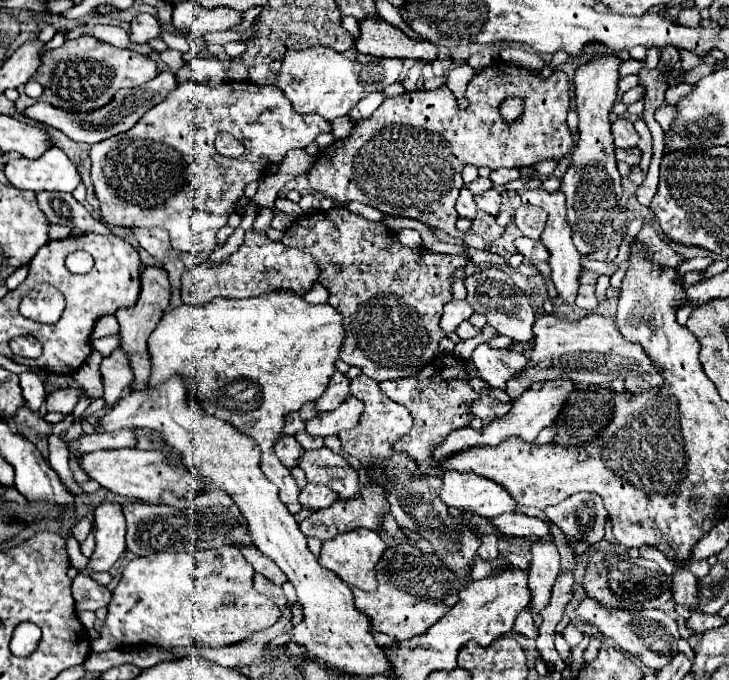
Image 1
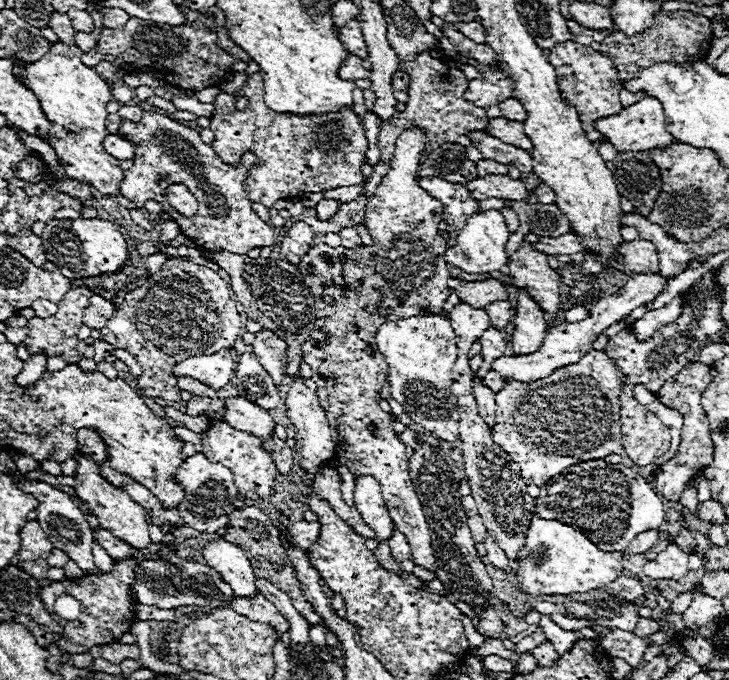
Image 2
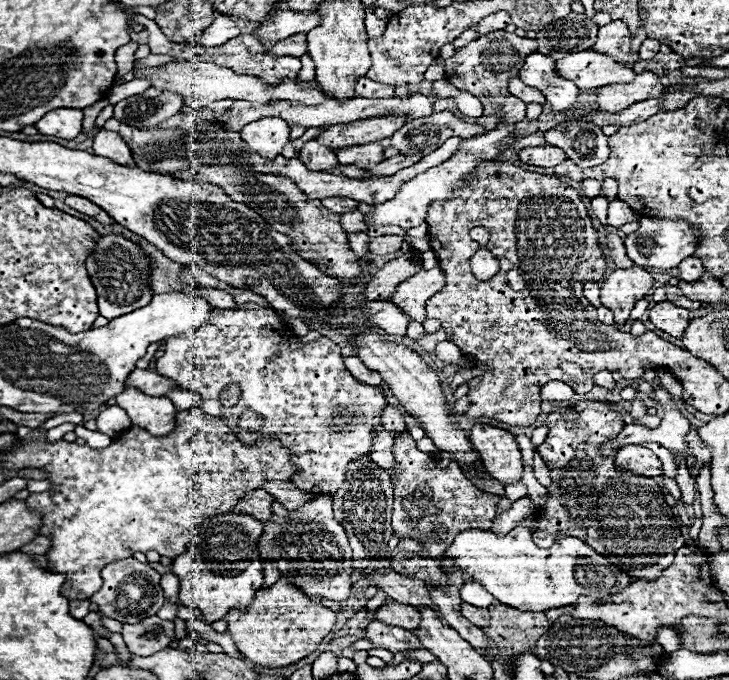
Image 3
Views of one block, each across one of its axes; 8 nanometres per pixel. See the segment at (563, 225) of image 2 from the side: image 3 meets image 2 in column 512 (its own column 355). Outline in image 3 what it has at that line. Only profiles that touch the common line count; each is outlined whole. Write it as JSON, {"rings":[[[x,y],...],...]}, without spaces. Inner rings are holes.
{"rings":[[[332,196],[332,198],[324,198],[322,204],[336,212],[336,214],[346,214],[346,212],[354,212],[358,210],[358,202],[356,200],[350,200],[350,198],[338,198],[338,196]]]}

